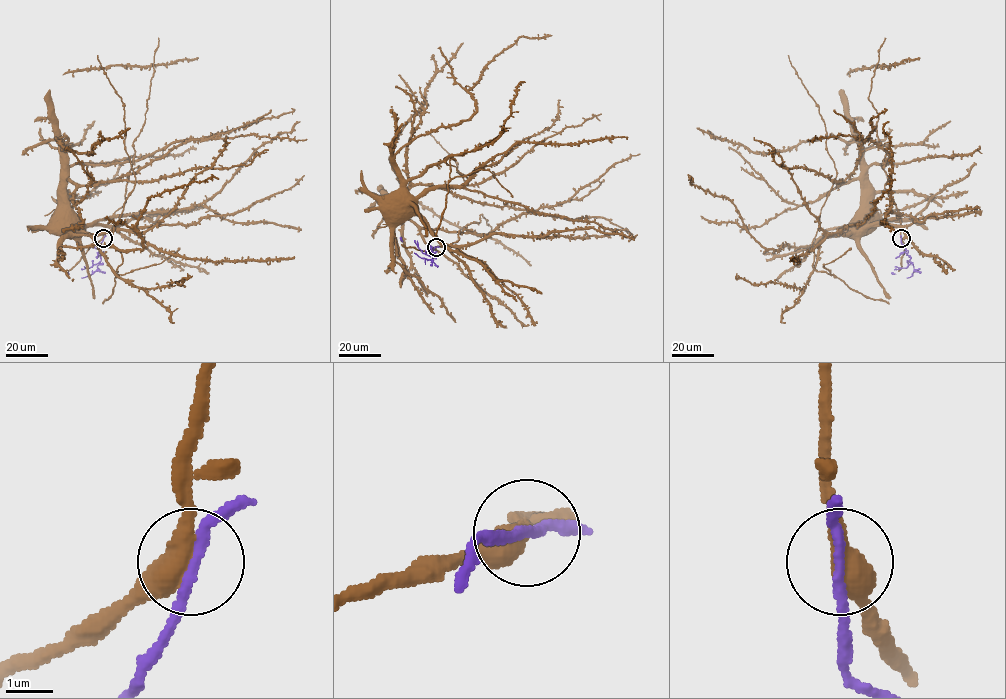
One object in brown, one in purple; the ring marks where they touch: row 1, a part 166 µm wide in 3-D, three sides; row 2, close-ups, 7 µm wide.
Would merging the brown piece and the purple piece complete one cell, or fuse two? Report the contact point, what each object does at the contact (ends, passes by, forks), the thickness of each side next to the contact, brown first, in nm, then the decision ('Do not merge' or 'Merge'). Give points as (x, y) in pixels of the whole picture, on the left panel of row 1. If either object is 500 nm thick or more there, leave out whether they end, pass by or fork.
Place: (103, 238). At the ring brown passes by. At the ring purple passes by. Thickness 440 nm (brown) against 200 nm. Do not merge

